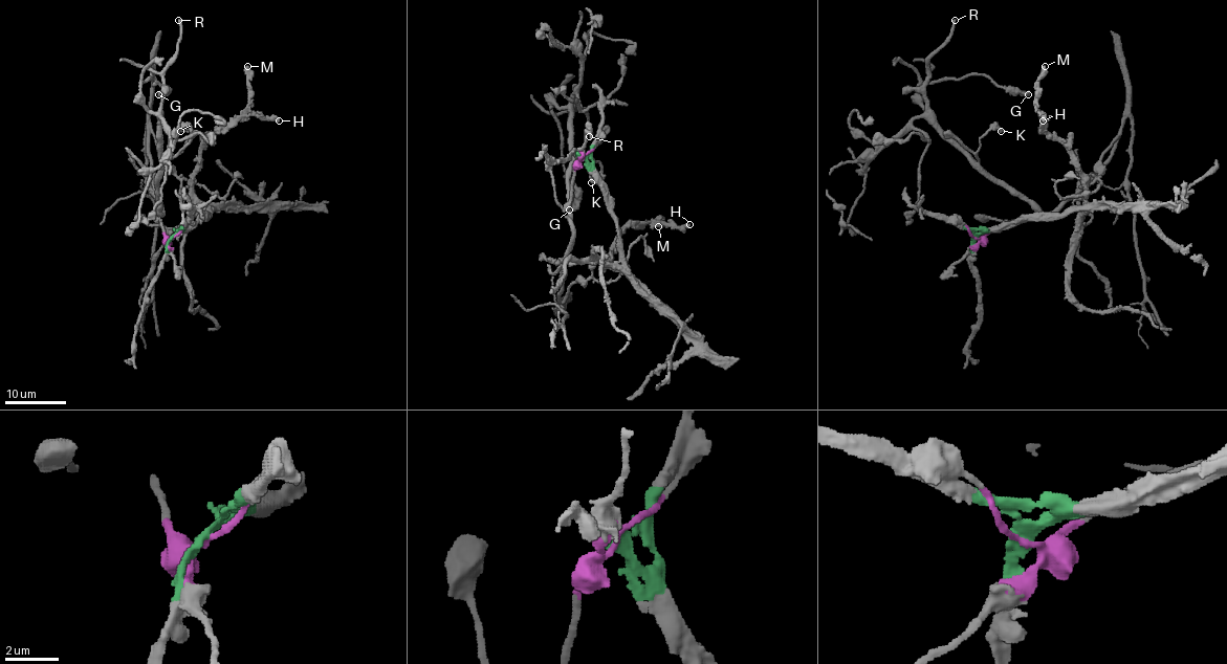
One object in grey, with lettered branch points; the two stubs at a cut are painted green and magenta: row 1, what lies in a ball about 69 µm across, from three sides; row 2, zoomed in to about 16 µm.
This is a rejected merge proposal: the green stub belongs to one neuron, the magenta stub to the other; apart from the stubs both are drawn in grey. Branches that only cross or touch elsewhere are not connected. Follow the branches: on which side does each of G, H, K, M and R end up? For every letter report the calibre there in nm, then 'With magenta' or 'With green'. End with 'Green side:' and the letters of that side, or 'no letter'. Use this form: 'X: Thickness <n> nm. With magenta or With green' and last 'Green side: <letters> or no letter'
G: Thickness 600 nm. With magenta
H: Thickness 340 nm. With green
K: Thickness 400 nm. With magenta
M: Thickness 360 nm. With green
R: Thickness 320 nm. With magenta
Green side: H, M

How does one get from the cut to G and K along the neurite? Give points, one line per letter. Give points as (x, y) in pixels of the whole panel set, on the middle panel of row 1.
G: (583, 156), (575, 167), (568, 216), (571, 112), (551, 100), (563, 169), (573, 183), (569, 209)
K: (583, 156), (575, 167), (568, 216), (568, 169), (575, 161), (590, 158), (599, 162), (601, 170), (590, 182)

